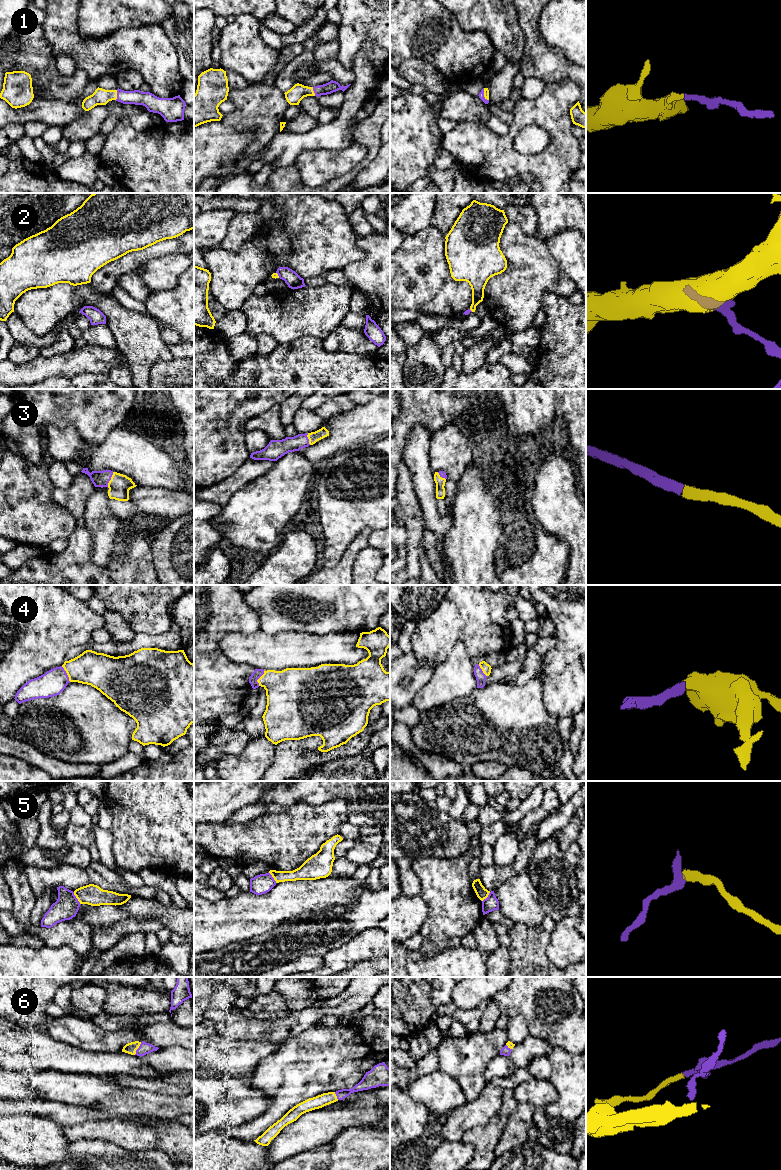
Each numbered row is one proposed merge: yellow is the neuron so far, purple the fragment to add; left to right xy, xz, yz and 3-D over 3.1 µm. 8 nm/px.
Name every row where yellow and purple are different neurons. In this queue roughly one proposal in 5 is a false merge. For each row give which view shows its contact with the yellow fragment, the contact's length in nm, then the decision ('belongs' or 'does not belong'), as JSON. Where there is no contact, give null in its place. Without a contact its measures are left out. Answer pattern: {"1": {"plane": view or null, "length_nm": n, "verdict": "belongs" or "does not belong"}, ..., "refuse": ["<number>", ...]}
{"1": {"plane": "xy", "length_nm": 80, "verdict": "belongs"}, "2": {"plane": "xz", "length_nm": 50, "verdict": "does not belong"}, "3": {"plane": "xy", "length_nm": 130, "verdict": "belongs"}, "4": {"plane": "xy", "length_nm": 150, "verdict": "belongs"}, "5": {"plane": "xy", "length_nm": 120, "verdict": "does not belong"}, "6": {"plane": "xy", "length_nm": 120, "verdict": "belongs"}, "refuse": ["2", "5"]}

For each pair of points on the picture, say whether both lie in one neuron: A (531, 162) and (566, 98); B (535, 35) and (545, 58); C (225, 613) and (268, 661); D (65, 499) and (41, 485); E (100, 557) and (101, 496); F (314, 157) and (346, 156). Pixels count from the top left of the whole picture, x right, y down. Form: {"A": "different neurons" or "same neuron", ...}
{"A": "same neuron", "B": "same neuron", "C": "different neurons", "D": "different neurons", "E": "same neuron", "F": "same neuron"}

